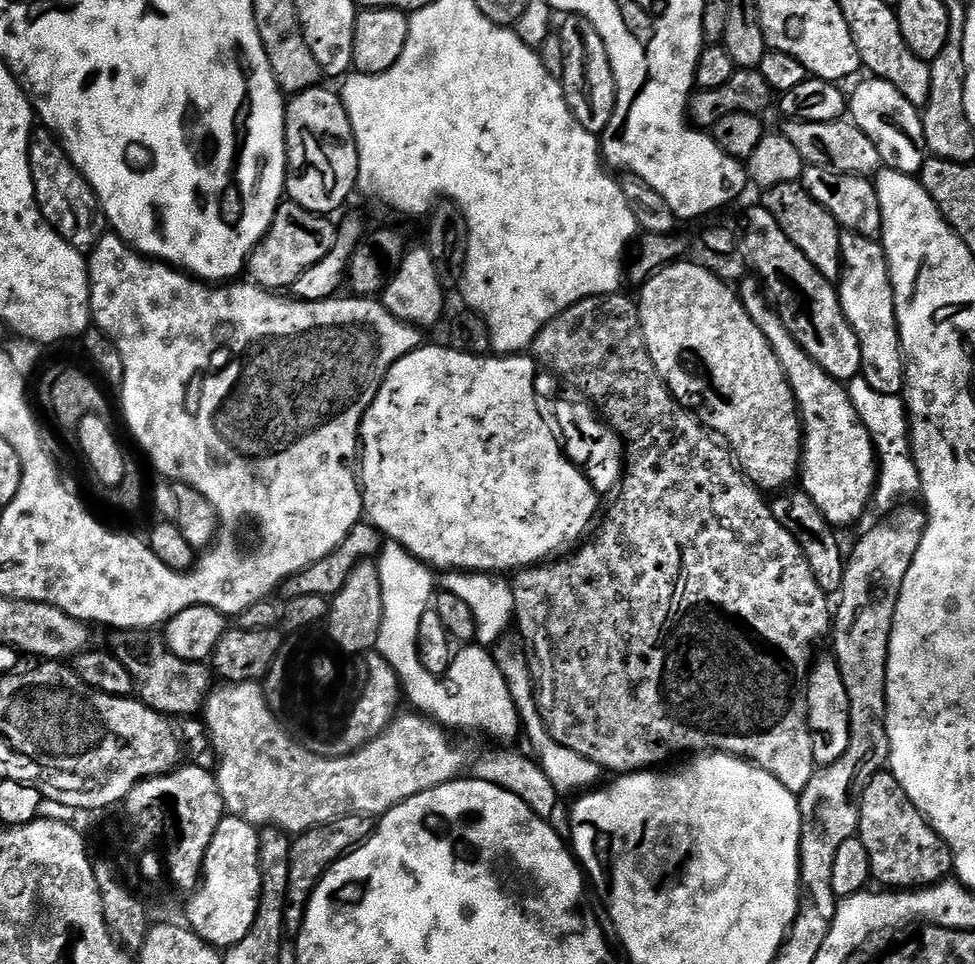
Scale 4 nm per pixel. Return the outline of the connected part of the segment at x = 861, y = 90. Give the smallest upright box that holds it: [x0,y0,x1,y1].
[848,78,926,176]

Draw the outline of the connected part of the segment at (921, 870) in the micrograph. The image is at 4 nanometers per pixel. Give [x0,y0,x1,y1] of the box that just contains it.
[858,770,952,890]

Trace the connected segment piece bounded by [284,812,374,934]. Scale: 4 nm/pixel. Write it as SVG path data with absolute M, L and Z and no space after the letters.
M358 814L340 816L329 824L320 824L308 832L299 833L292 840L290 850L290 876L288 878L288 893L284 898L284 927L289 933L300 931L304 921L304 911L312 897L312 891L318 886L320 879L328 873L328 867L343 858L347 852L363 844L372 834L373 817Z

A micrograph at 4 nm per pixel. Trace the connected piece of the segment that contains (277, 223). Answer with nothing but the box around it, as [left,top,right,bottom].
[246,202,336,290]

